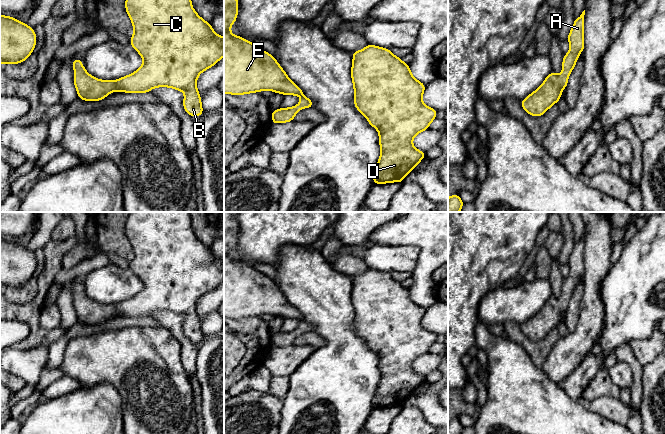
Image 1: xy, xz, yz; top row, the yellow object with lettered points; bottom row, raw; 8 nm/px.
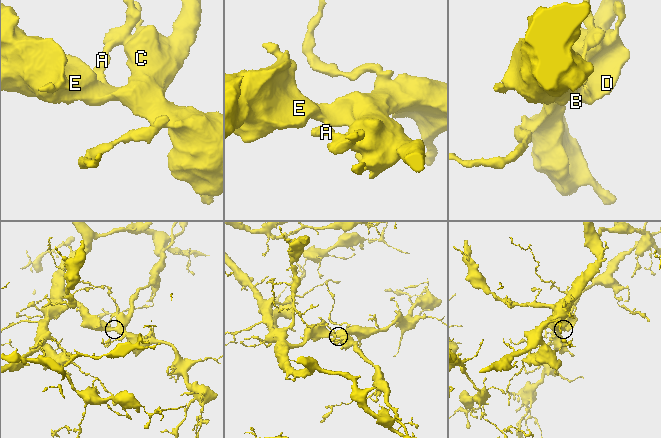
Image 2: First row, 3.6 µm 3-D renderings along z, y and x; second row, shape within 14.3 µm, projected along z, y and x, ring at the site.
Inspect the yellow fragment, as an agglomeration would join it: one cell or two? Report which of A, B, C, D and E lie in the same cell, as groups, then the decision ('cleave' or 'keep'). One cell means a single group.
groups A B C D E; keep

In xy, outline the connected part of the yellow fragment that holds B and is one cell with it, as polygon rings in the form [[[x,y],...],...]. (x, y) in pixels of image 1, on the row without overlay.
[[[132,212],[125,224],[125,233],[133,248],[130,269],[142,280],[144,287],[134,297],[115,305],[96,303],[82,289],[82,281],[72,285],[76,296],[73,306],[78,322],[100,325],[109,317],[148,317],[155,311],[171,311],[184,315],[184,334],[196,342],[204,337],[196,312],[199,298],[215,289],[224,280],[224,261],[217,259],[211,247],[203,244],[191,229],[189,212]]]

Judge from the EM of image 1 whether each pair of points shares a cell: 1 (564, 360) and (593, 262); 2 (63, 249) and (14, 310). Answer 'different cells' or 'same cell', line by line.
1: same cell
2: same cell

